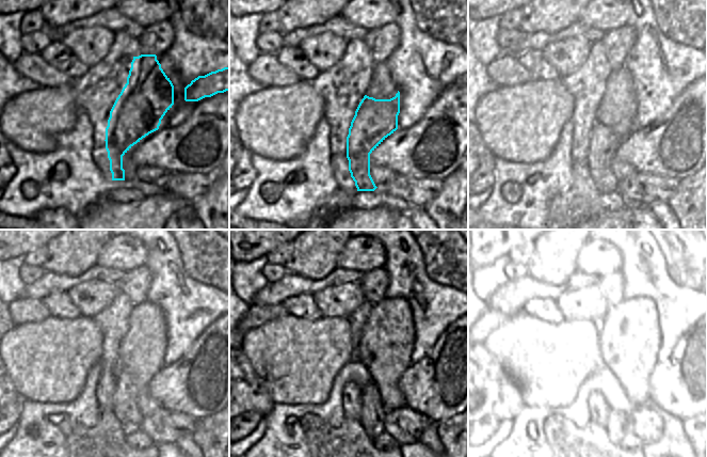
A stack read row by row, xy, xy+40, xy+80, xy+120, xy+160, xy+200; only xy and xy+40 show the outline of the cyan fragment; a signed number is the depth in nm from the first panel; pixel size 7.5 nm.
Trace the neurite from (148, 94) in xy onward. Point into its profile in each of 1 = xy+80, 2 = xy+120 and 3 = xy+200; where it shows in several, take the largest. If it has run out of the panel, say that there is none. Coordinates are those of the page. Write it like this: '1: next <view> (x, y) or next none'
1: next xy+80 (604, 141)
2: next xy+120 (125, 397)
3: next xy+200 (615, 427)

